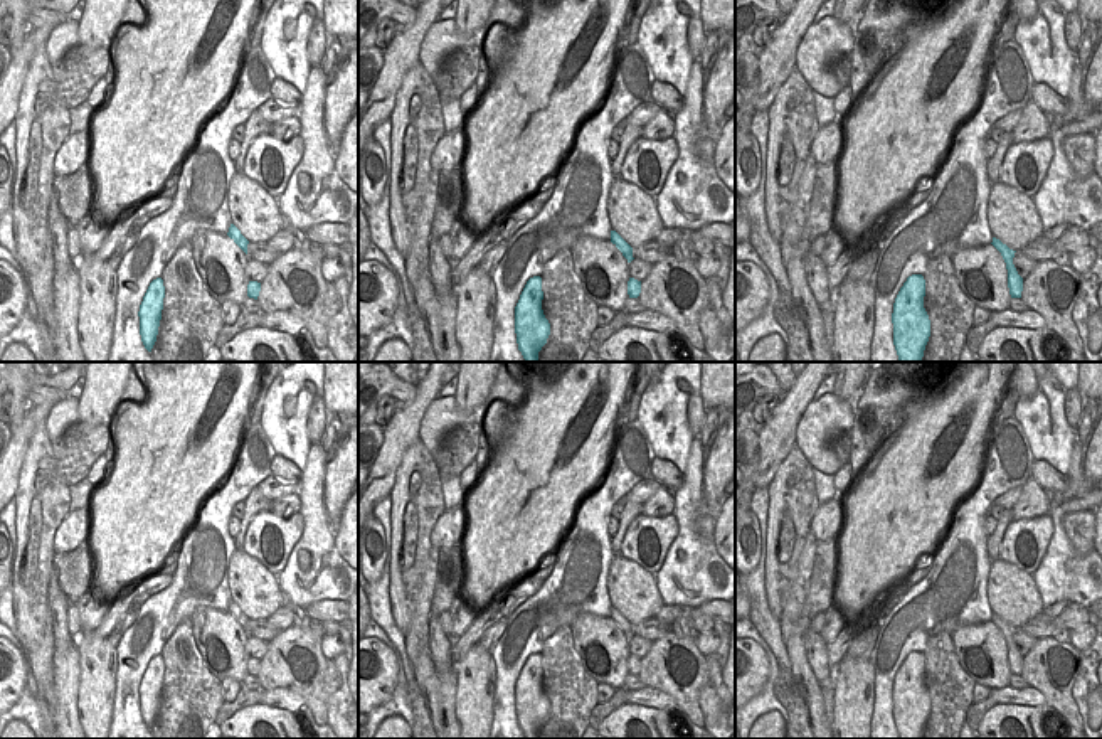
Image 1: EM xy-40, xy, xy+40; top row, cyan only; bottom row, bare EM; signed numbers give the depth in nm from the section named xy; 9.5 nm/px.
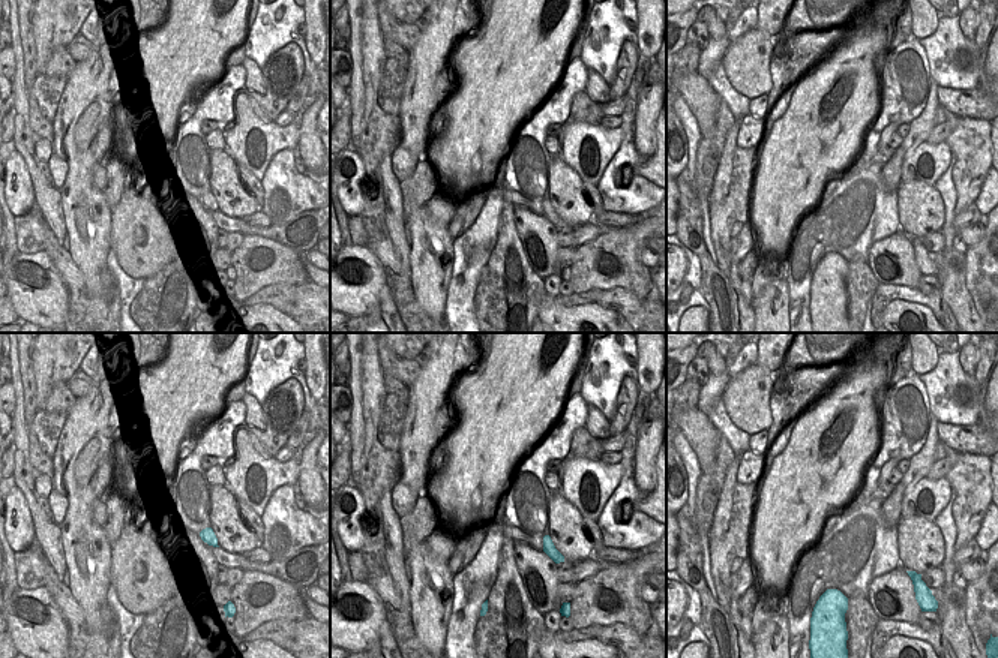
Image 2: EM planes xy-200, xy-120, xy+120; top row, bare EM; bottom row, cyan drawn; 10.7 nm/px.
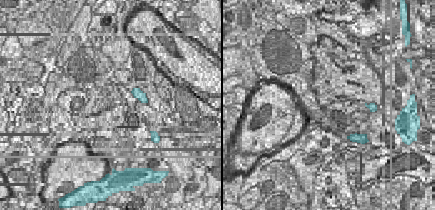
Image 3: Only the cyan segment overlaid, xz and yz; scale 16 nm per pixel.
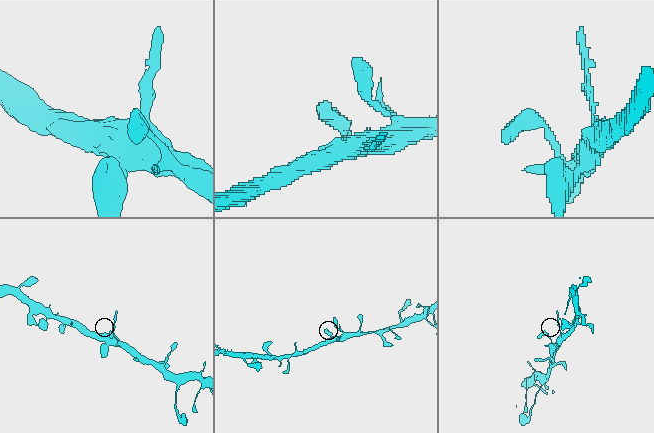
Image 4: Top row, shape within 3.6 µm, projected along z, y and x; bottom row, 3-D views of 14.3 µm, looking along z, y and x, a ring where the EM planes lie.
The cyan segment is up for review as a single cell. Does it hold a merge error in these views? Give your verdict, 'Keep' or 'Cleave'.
Keep

